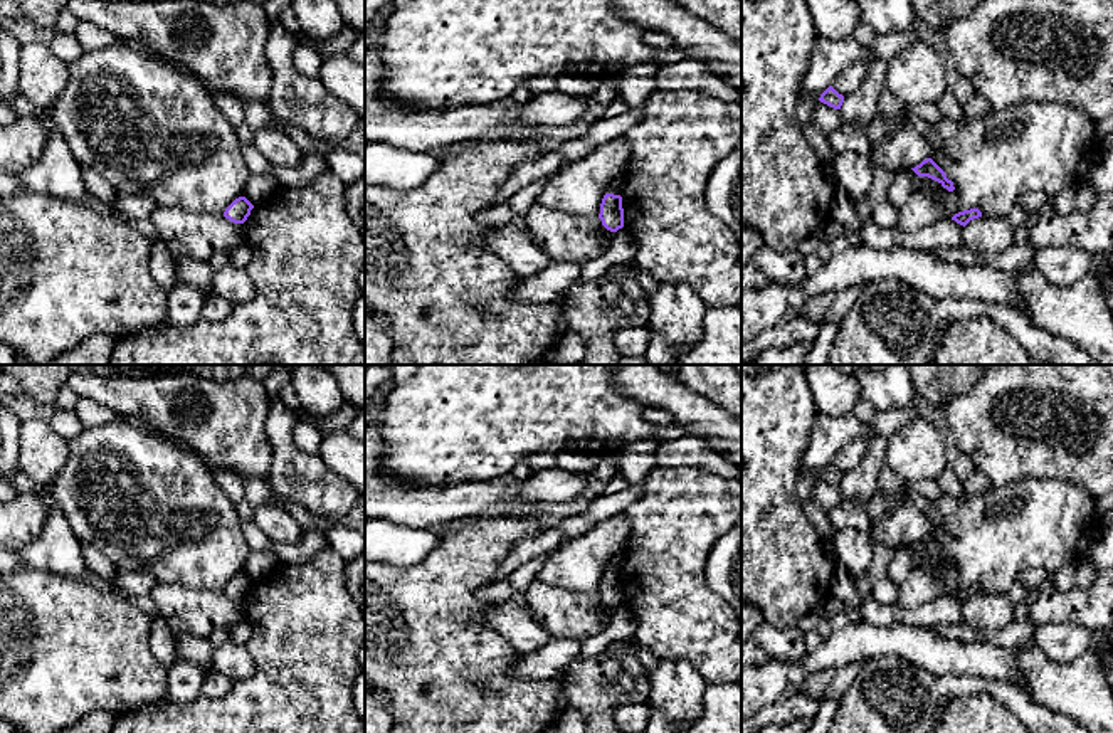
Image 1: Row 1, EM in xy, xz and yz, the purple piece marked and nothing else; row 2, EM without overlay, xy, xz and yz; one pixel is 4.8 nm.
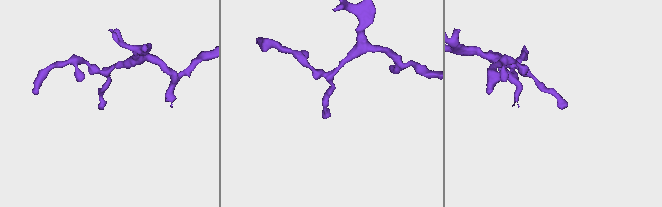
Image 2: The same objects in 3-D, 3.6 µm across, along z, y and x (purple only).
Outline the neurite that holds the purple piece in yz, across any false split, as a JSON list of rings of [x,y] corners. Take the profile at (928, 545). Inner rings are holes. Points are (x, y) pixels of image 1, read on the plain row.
[[[931,535],[923,536],[920,541],[916,541],[911,546],[918,553],[928,553],[928,555],[938,558],[948,568],[955,567],[953,558],[947,555],[945,548]]]

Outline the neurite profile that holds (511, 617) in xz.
[[[551,553],[538,556],[513,572],[509,575],[513,597],[493,604],[493,607],[483,614],[488,627],[499,632],[518,654],[535,652],[551,639],[551,634],[543,624],[531,615],[525,599],[528,587],[550,555]]]

